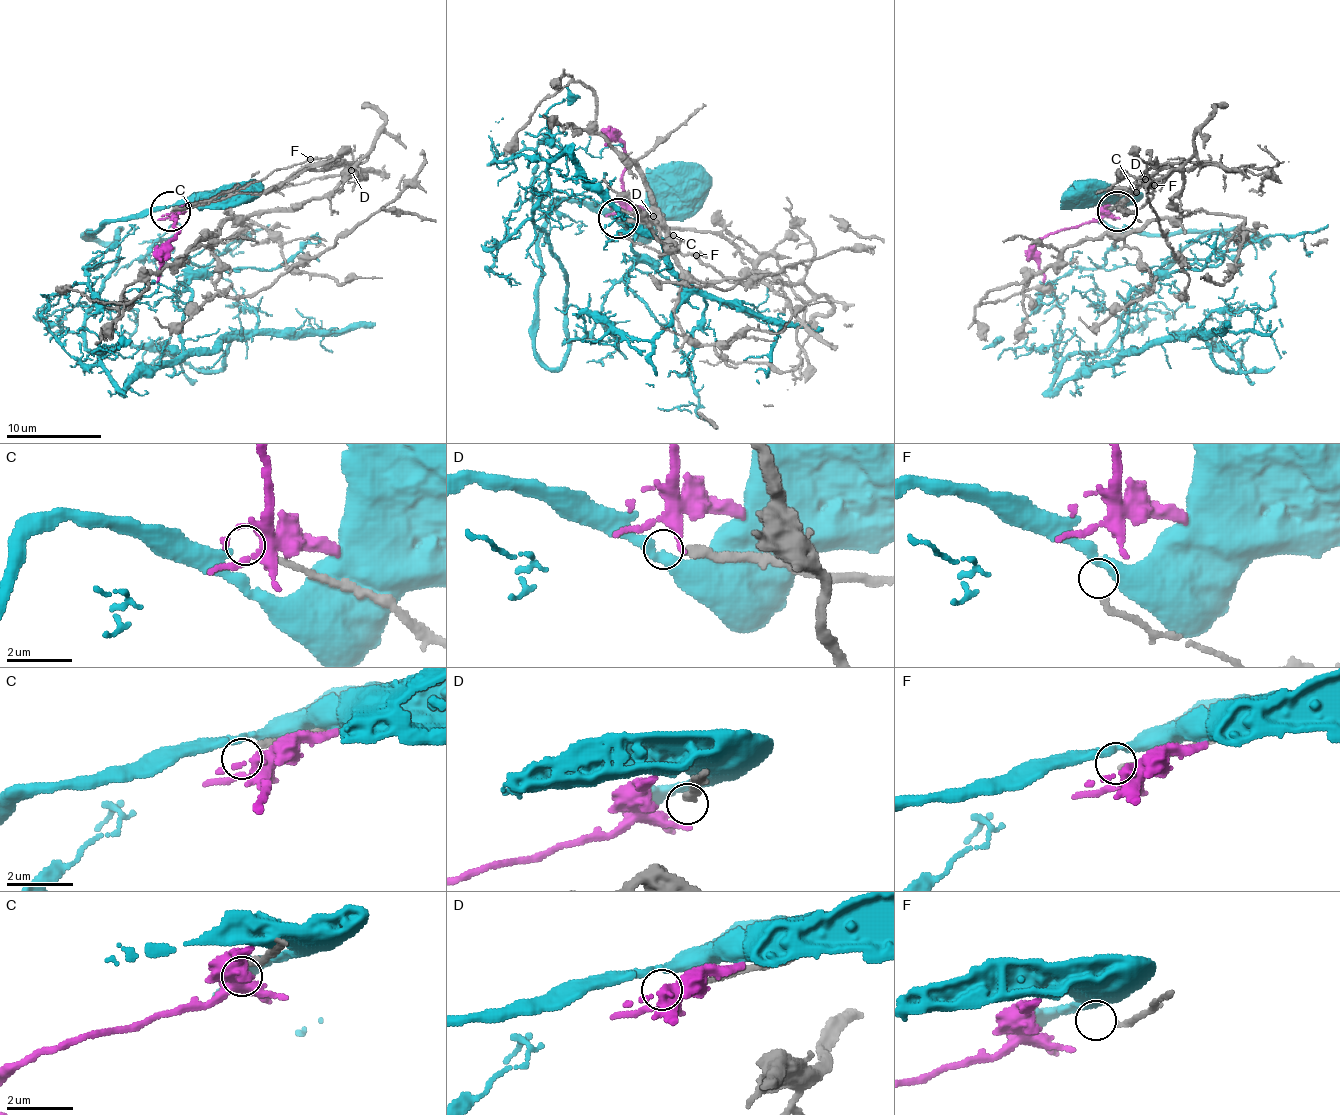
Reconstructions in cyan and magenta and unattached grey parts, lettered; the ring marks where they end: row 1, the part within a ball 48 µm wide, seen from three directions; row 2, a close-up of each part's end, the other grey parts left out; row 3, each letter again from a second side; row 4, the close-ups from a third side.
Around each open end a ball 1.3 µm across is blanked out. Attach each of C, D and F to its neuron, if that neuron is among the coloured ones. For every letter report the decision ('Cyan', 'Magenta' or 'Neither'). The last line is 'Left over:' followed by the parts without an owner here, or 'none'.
C: Neither
D: Neither
F: Neither
Left over: C, D, F

